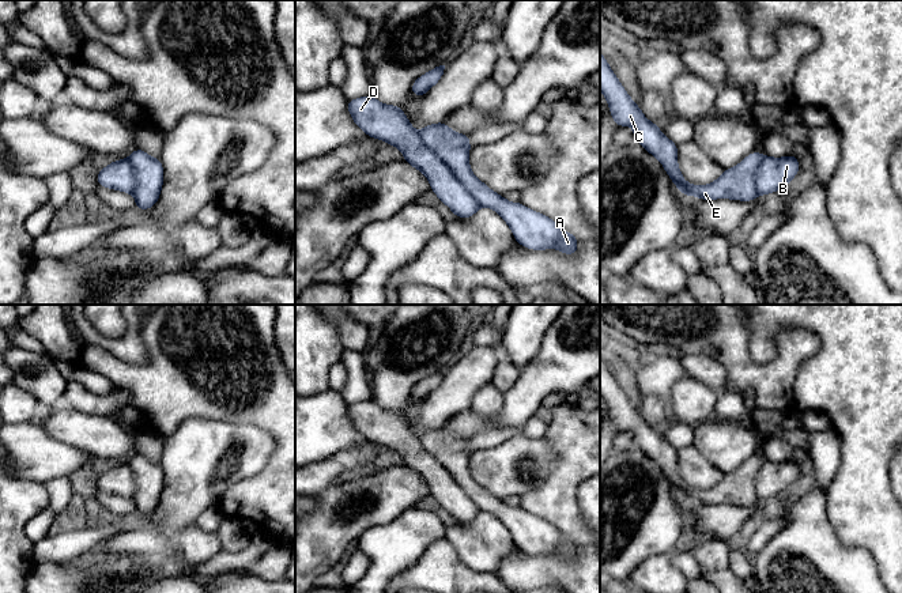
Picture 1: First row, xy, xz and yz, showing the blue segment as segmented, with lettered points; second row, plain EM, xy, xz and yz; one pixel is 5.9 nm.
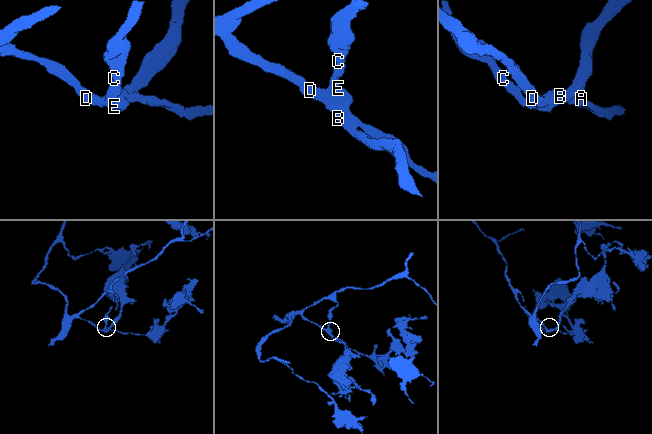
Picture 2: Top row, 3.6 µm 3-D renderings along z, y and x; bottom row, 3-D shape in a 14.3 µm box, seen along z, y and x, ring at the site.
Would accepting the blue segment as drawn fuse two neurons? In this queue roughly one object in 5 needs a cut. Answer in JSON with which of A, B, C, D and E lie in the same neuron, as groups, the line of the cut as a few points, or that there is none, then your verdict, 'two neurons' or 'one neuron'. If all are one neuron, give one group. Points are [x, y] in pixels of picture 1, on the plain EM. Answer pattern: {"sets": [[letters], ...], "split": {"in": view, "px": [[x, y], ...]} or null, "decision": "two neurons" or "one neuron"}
{"sets": [["A", "B", "C", "D", "E"]], "split": null, "decision": "one neuron"}

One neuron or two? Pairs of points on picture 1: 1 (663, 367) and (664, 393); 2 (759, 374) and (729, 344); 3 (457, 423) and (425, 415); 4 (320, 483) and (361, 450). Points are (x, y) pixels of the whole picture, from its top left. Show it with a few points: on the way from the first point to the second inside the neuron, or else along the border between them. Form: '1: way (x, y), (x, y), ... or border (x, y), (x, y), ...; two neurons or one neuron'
1: way (663, 374), (663, 386); one neuron
2: way (751, 369), (735, 352); one neuron
3: border (470, 407), (453, 415), (444, 425); two neurons
4: way (329, 473), (339, 464), (351, 459); one neuron

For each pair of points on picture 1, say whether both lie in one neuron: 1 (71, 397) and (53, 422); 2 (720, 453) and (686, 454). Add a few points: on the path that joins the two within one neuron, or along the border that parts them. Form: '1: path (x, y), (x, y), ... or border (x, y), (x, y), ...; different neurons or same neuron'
1: border (53, 407), (76, 408), (94, 416); different neurons
2: border (693, 444), (724, 473); different neurons

